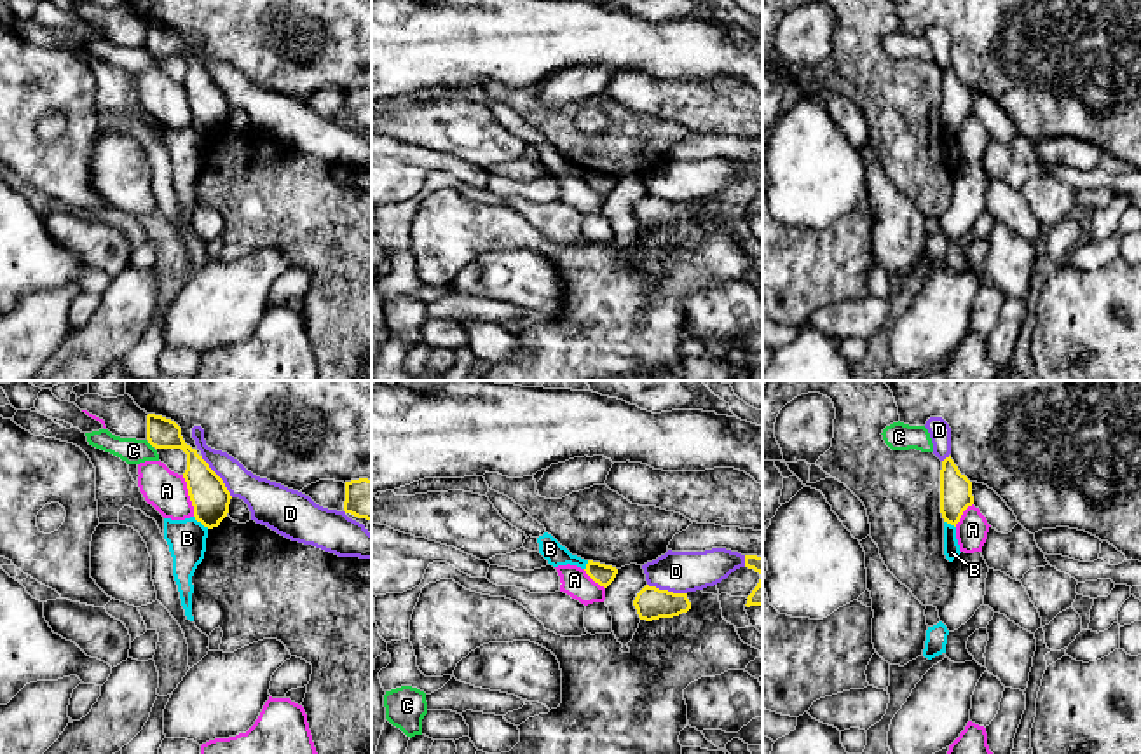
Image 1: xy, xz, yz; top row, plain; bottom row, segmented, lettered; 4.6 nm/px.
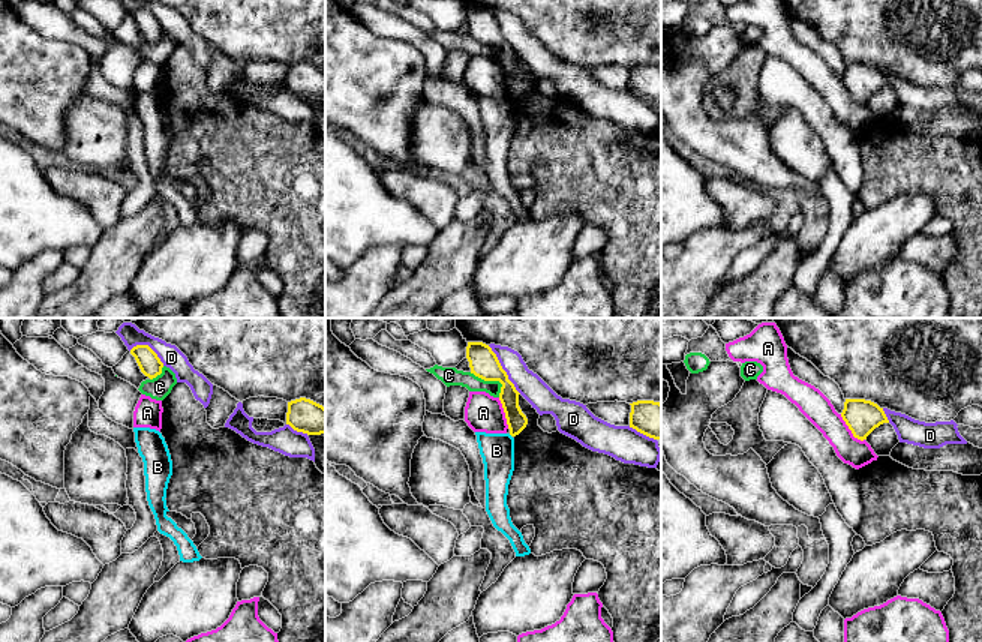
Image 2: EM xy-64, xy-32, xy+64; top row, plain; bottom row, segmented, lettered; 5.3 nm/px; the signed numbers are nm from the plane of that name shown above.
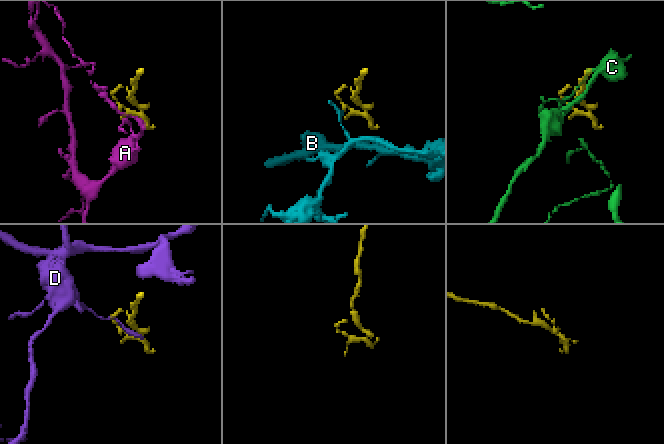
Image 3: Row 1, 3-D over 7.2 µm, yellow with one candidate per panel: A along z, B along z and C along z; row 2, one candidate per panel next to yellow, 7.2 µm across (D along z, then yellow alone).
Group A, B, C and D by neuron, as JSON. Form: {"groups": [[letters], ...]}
{"groups": [["A"], ["B"], ["C"], ["D"]]}

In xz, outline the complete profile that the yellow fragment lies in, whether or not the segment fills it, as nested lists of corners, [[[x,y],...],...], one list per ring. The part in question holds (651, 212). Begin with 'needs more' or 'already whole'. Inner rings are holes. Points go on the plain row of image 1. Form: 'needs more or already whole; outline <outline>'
already whole; outline [[[649,194],[637,202],[633,215],[639,227],[646,230],[673,227],[691,218],[687,202],[673,202]]]

